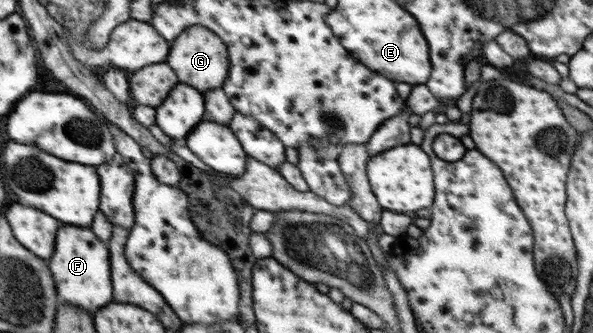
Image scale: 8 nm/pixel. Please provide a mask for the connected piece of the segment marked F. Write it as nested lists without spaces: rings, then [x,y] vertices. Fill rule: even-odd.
[[[61,226],[57,232],[55,254],[49,259],[56,277],[57,292],[63,302],[77,304],[87,312],[94,314],[101,307],[107,307],[115,300],[115,289],[112,287],[111,251],[103,245],[89,228]]]

